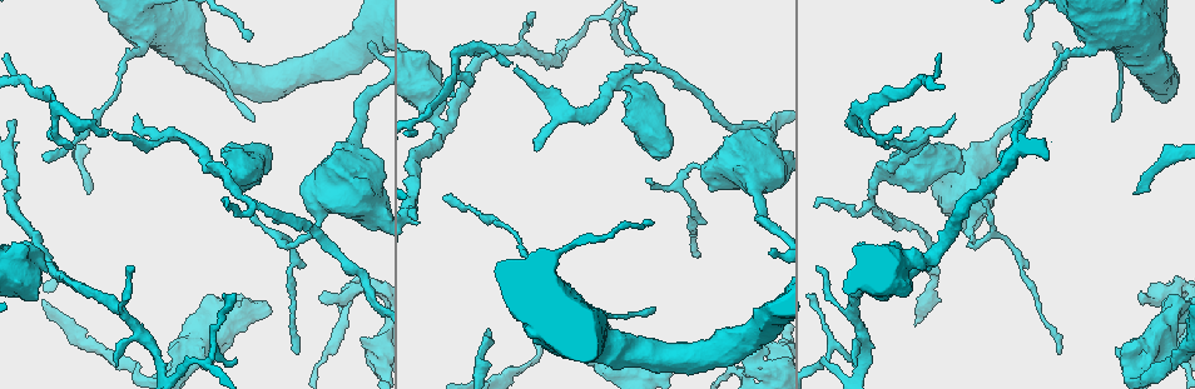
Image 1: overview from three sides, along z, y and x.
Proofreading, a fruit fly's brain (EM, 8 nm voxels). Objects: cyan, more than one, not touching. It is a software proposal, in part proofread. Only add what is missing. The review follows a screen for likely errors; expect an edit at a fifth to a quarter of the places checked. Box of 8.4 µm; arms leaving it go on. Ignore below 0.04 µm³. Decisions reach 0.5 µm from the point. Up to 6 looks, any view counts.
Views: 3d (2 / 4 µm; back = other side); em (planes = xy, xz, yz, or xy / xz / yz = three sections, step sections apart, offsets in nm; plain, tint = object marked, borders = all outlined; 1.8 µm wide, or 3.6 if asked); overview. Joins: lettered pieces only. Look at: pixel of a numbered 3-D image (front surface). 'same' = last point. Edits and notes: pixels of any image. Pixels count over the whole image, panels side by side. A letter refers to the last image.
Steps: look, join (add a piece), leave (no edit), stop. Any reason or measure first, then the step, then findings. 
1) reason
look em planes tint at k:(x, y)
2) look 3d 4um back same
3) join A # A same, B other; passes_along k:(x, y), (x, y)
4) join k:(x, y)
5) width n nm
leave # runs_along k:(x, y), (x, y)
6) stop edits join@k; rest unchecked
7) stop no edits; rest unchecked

an open end
look 3d 2um at 1:(373, 46)

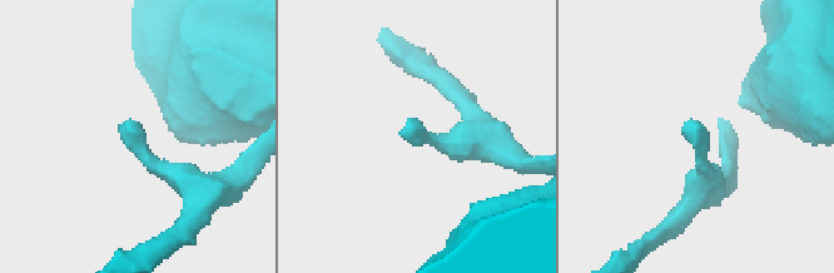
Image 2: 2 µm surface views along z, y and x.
shape alone is not enough
look em xy step 8 tint at 2:(683, 133)

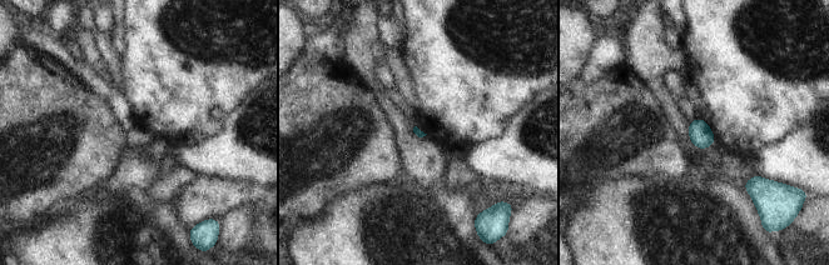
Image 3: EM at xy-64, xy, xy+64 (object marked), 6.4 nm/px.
look em planes borders same

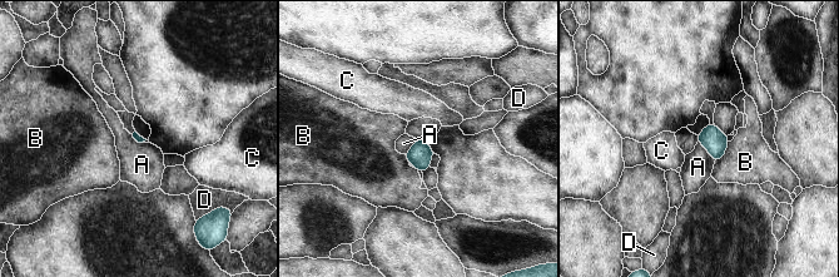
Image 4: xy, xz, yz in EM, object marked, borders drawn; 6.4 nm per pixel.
leave # A other, B other, C other, D other; border 4:(698, 141), (714, 162); none of them fits

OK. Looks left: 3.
thin end
look 3d 4um back at 1:(1029, 39)

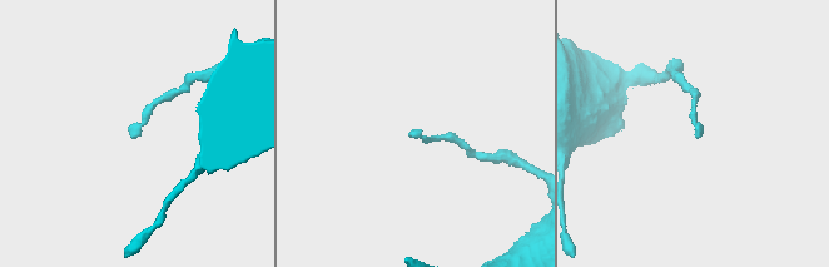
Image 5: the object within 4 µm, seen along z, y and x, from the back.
need the tissue
look em planes borders at 5:(131, 138)

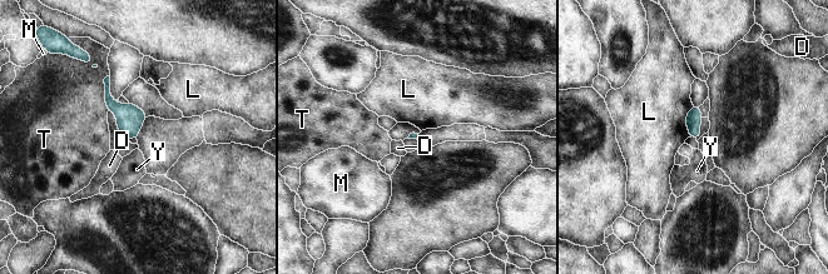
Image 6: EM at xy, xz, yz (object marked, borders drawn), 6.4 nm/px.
leave # D other, L other, M other, T other, Y other; border 6:(693, 105), (685, 120), (689, 136); none of them fits

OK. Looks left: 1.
stop no edits; rest unchecked

